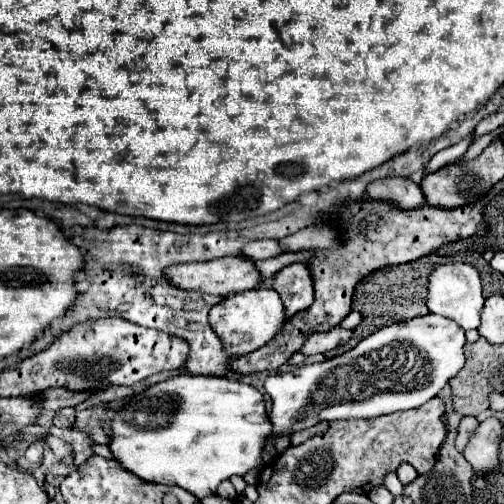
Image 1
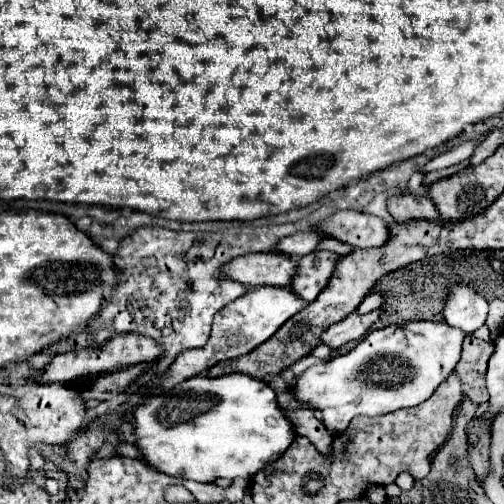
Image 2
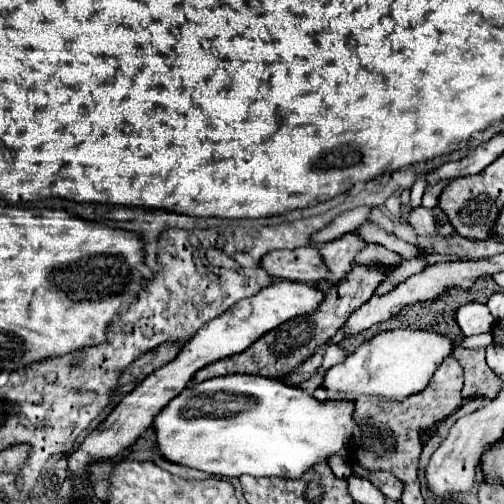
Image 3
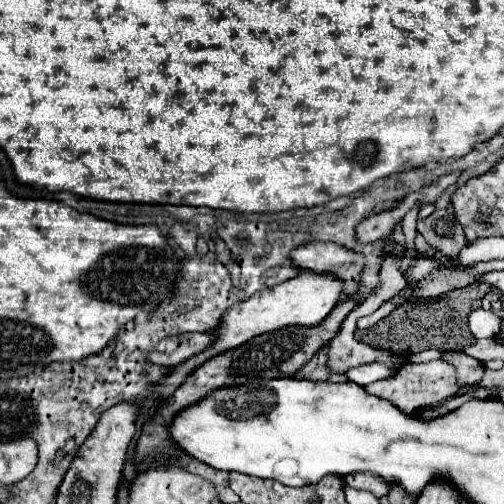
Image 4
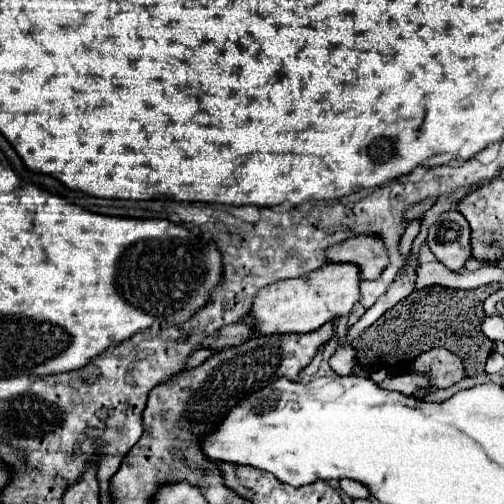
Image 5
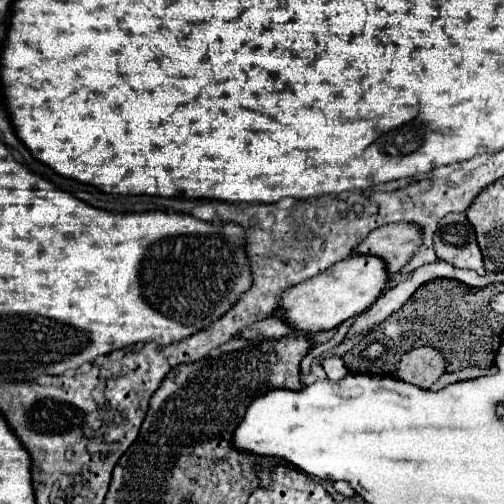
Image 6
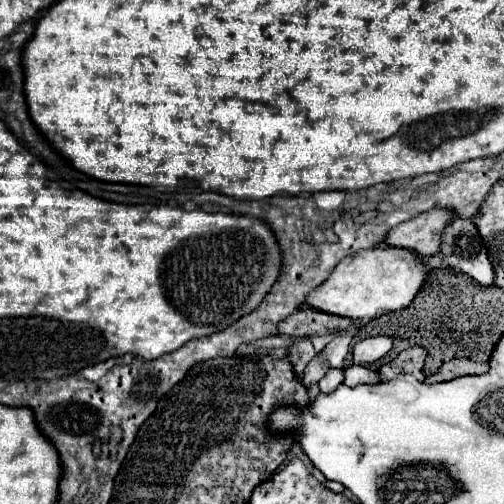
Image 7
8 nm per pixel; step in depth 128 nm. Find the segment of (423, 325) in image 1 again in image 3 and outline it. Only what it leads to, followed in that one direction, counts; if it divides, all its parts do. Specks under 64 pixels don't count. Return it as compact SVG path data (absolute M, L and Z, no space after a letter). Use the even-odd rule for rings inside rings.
M386 330L372 336L360 348L346 356L344 362L332 366L322 380L328 400L352 400L358 396L378 396L386 400L404 400L422 392L438 366L452 354L454 342L448 336L430 330Z

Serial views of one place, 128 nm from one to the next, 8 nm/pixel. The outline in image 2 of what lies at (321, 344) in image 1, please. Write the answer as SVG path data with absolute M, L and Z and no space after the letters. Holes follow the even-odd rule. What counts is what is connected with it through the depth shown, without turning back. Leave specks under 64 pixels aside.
M374 310L370 314L358 316L358 314L350 314L344 320L332 324L324 334L322 334L322 344L330 346L332 350L340 348L342 344L350 342L350 340L360 340L364 338L364 334L370 330L370 326L380 318L380 310Z

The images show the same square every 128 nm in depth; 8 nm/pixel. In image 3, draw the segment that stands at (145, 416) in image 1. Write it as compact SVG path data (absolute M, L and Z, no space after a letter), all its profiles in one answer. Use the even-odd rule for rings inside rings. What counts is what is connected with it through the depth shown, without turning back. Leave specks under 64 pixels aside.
M230 374L206 380L202 384L188 384L160 410L158 416L154 416L152 426L156 430L160 454L174 464L198 468L224 478L238 478L242 474L300 478L304 470L312 468L320 460L328 460L334 454L350 462L348 450L360 436L360 428L354 422L352 412L352 402L318 402L306 390L286 386L280 380L250 374Z

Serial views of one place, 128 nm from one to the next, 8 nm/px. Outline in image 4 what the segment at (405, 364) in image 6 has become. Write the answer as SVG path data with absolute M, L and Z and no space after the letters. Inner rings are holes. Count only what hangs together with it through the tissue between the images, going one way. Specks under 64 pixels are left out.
M444 352L442 358L448 360L458 370L458 384L462 388L476 386L486 372L486 366L480 360L470 358L464 352Z

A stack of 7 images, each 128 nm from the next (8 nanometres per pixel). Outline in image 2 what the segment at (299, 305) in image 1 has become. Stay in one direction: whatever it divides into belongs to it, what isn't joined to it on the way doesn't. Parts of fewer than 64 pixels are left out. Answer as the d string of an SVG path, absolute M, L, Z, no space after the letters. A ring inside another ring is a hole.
M312 252L298 260L290 290L304 302L314 302L334 272L338 256L332 252Z

